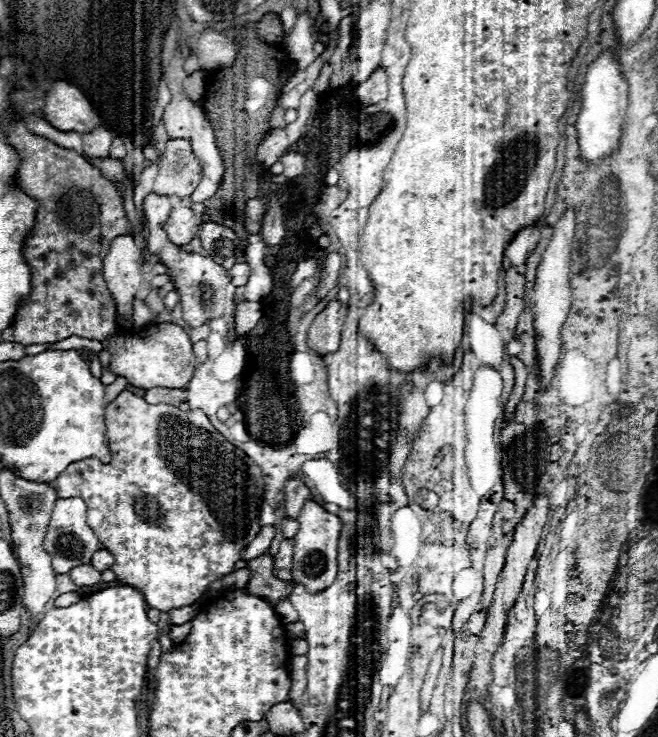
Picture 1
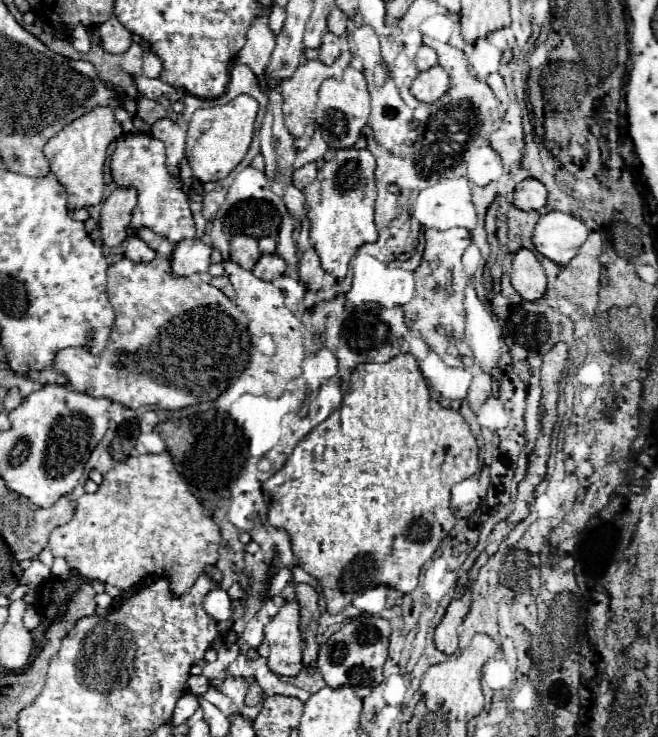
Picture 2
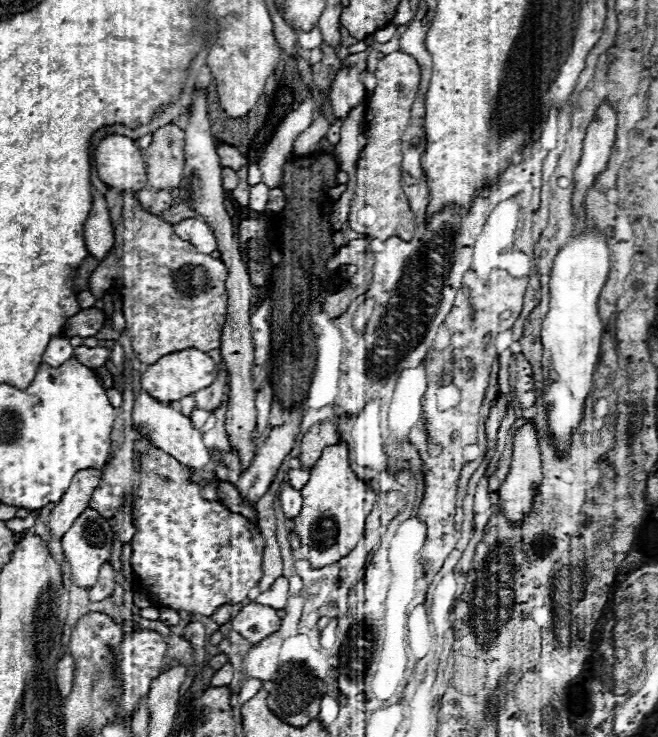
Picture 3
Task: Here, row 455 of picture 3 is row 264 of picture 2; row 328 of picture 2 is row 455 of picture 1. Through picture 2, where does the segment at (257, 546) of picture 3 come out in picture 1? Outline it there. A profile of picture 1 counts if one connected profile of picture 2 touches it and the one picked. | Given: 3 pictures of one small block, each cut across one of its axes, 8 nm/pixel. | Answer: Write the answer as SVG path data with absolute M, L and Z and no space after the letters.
M122 392L106 406L104 418L112 462L102 464L92 458L70 464L52 482L52 488L58 498L84 498L88 506L88 526L114 556L114 566L110 570L122 584L138 588L150 608L170 612L190 606L200 600L210 582L234 570L242 548L256 538L264 494L262 472L258 468L256 482L256 464L240 448L230 444L198 408L182 410L172 404L148 404L142 396Z

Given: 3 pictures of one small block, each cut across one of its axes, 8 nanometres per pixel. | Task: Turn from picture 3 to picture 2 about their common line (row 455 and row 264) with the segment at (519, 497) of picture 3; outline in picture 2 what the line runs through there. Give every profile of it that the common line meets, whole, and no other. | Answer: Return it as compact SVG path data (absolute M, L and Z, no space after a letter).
M520 248L514 254L510 280L512 280L514 290L528 302L542 300L542 296L546 292L546 274L544 274L538 258L526 248Z

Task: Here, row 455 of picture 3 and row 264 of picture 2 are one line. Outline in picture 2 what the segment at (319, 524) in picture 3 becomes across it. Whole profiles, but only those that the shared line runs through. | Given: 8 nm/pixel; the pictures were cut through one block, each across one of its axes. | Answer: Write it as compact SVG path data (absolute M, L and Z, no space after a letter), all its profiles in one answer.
M368 148L338 150L336 158L318 170L316 182L304 188L310 218L310 242L316 248L324 270L334 274L338 280L346 276L348 262L356 250L366 242L376 242L378 238L378 230L374 226L374 170L376 160Z

